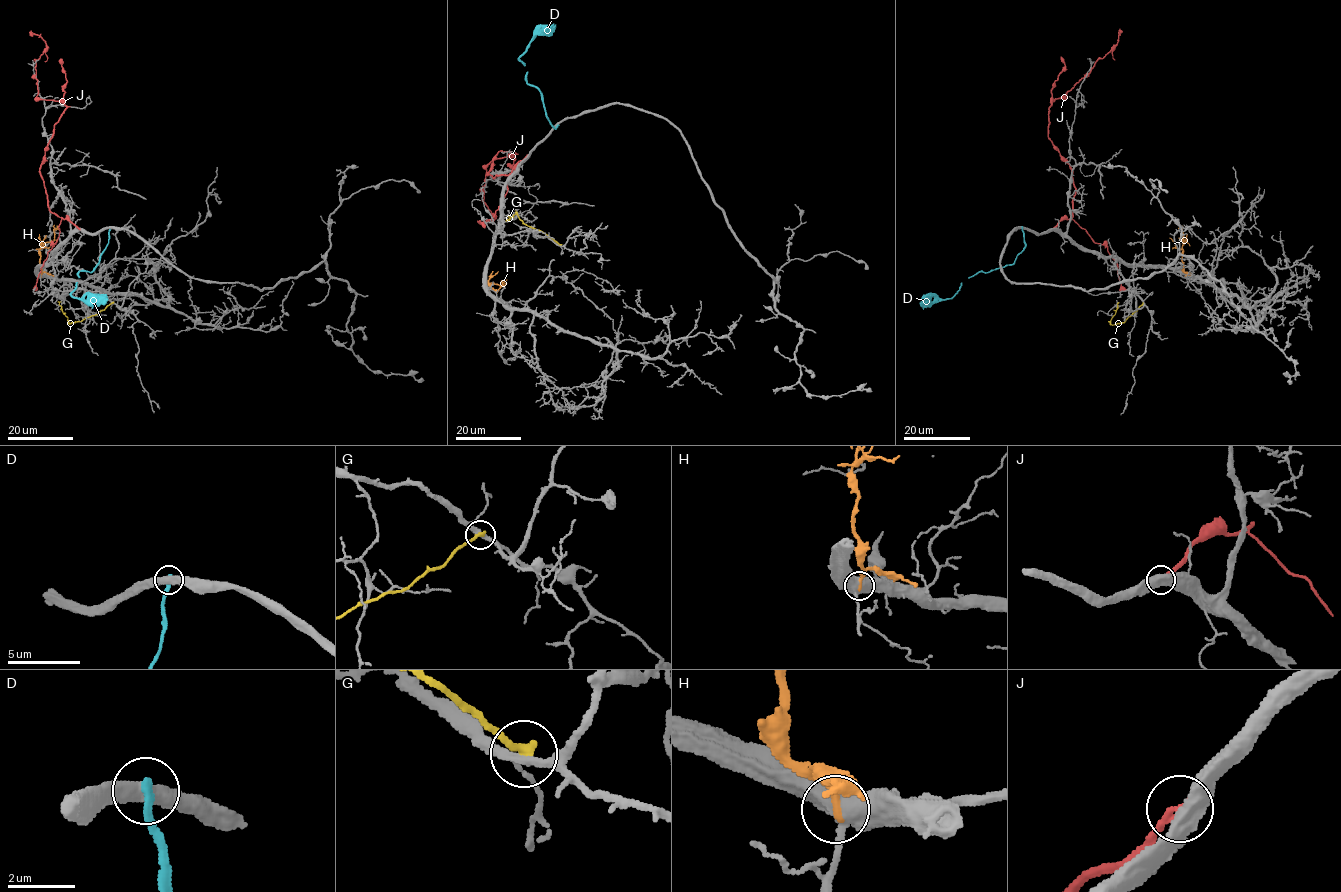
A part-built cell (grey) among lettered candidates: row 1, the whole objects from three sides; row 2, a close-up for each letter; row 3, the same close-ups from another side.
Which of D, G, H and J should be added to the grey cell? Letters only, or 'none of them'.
none of them

